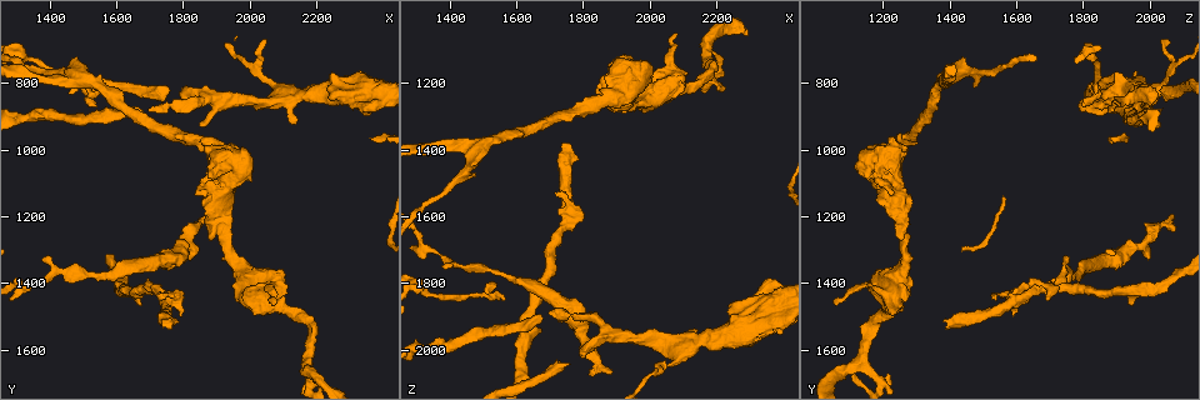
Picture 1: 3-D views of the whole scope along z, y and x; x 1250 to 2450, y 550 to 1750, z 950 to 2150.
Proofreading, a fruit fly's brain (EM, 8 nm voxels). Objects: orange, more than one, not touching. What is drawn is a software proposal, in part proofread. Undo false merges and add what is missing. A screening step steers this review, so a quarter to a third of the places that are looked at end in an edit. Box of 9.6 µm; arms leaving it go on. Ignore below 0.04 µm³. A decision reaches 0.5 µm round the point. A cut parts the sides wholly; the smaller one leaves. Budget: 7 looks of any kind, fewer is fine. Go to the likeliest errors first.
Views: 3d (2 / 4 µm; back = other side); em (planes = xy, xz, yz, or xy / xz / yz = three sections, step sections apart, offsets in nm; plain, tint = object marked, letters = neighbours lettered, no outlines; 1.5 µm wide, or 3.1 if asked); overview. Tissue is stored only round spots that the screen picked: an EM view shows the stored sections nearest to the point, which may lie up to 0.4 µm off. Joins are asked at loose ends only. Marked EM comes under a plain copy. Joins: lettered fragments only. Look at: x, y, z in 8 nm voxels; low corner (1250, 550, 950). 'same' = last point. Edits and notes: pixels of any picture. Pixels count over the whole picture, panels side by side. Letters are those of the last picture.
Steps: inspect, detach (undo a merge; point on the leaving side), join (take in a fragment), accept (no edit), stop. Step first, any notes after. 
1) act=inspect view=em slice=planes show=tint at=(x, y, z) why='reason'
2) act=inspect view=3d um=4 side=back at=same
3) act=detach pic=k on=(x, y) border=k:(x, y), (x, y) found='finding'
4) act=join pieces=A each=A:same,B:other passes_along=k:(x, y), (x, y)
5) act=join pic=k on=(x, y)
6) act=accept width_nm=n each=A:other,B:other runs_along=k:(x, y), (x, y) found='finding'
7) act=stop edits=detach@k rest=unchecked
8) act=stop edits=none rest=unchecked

act=inspect view=em slice=planes show=letters at=(1740, 1510, 1380) why='free end'

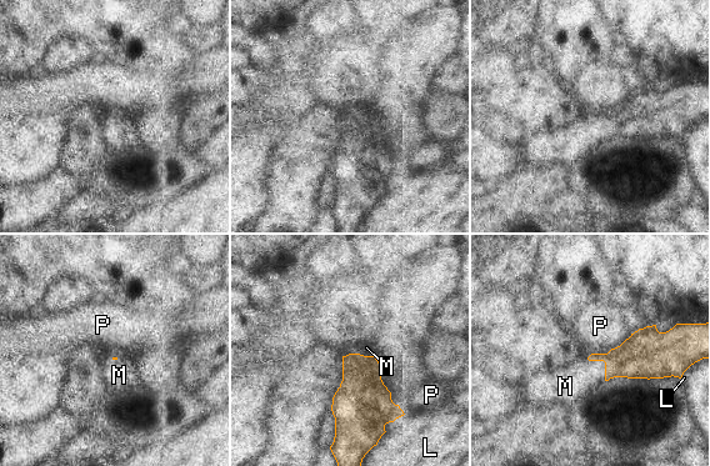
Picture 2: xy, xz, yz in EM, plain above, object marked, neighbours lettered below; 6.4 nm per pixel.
act=join pieces=M each=L:other,M:same,P:other passes_along=2:(640, 356), (601, 360), (575, 380) found='it goes on there'

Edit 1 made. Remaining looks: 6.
act=inspect view=overview

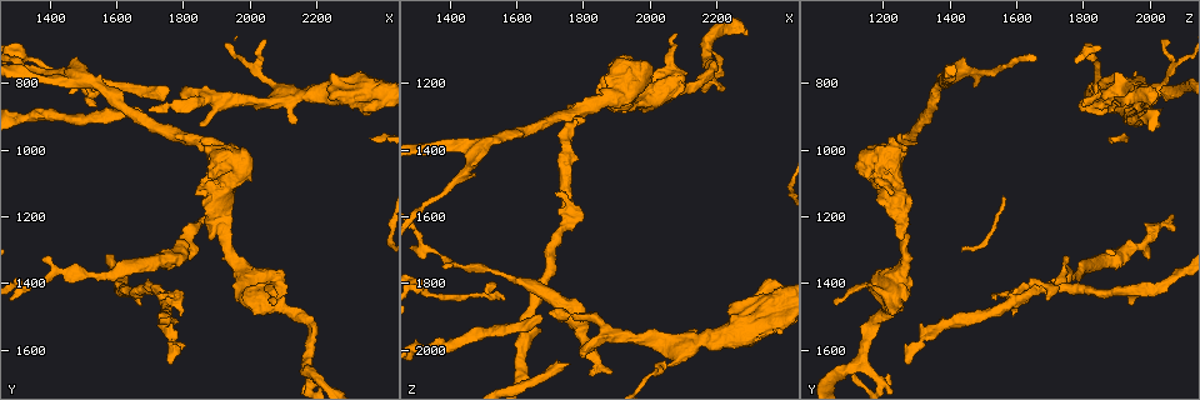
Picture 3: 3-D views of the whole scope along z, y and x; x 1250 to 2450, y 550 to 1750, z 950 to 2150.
act=inspect view=3d um=2 side=back at=(2140, 900, 1940) why='branch stops here'

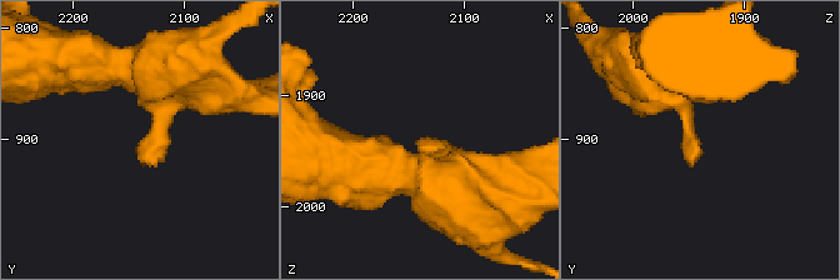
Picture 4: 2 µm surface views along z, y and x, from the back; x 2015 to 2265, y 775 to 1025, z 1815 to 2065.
act=inspect view=em slice=yz step=8 show=letters at=(2140, 904, 1942) why='shape alone is not enough'

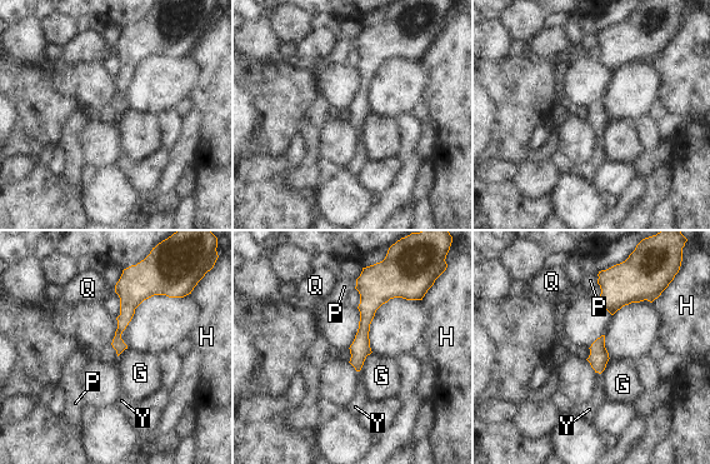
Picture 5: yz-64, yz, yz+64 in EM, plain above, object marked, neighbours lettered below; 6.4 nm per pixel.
act=join pieces=Y each=G:other,H:other,P:other,Q:other,Y:same passes_along=5:(599, 357), (599, 373), (589, 409) found='the neuron continues'

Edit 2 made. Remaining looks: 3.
act=inspect view=em slice=xy step=4 show=tint at=(1510, 1370, 1770)

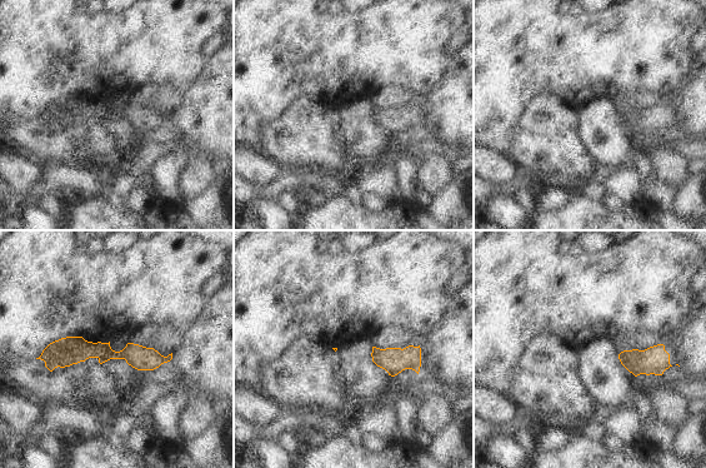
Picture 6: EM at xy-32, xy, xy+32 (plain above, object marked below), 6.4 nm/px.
act=inspect view=em slice=planes show=letters at=same

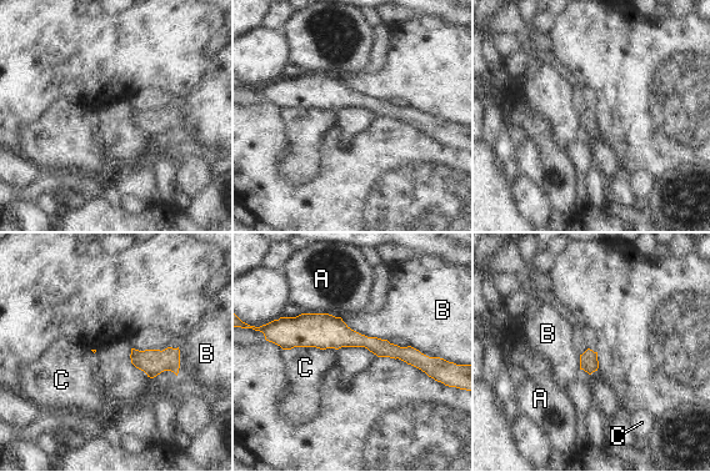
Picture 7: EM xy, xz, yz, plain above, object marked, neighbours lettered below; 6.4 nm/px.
act=accept width_nm=60 each=A:other,B:other,C:other runs_along=7:(276, 339), (341, 335), (424, 366) found='continuous, no second neuron'

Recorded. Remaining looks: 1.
act=stop edits=join@2,join@5 rest=unchecked

